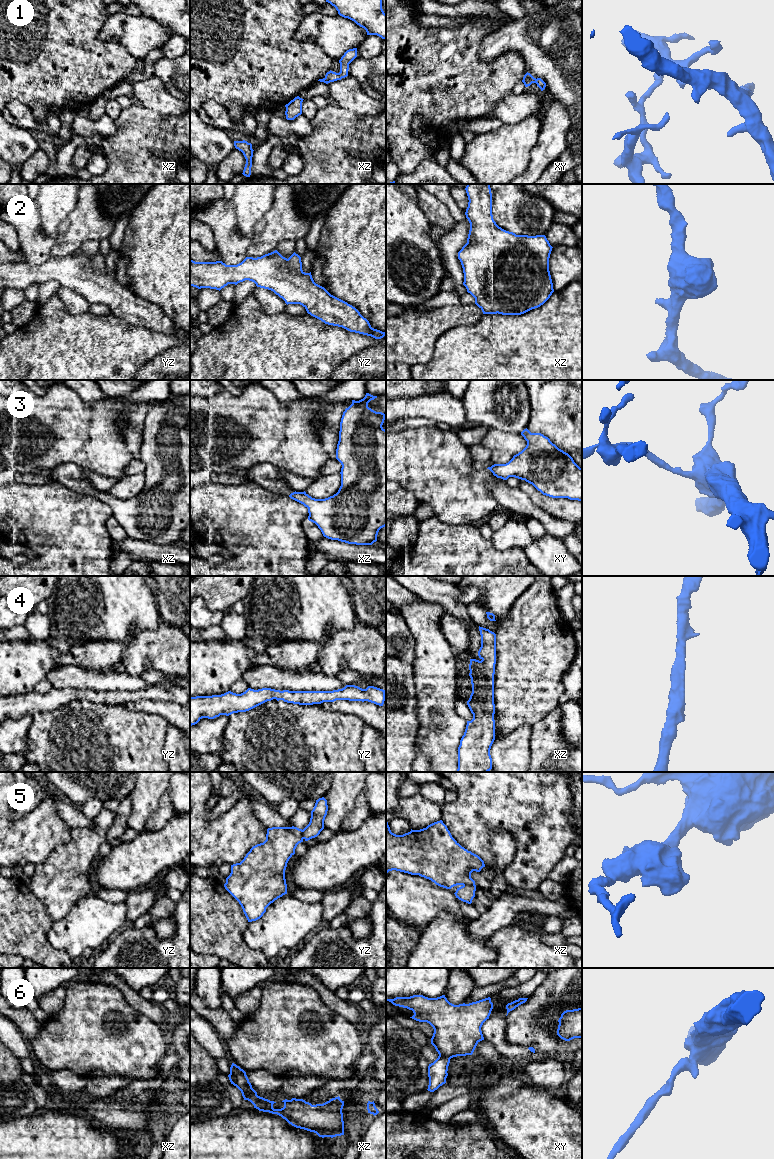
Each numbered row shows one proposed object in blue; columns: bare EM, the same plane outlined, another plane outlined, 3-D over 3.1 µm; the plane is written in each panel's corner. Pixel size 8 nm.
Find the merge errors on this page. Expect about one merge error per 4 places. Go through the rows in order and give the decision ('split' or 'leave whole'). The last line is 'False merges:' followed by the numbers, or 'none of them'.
1: leave whole
2: leave whole
3: leave whole
4: leave whole
5: leave whole
6: leave whole
False merges: none of them

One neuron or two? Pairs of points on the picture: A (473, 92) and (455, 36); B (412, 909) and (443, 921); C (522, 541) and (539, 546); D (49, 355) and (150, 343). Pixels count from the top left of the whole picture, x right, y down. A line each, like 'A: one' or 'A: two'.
A: one
B: two
C: two
D: one

